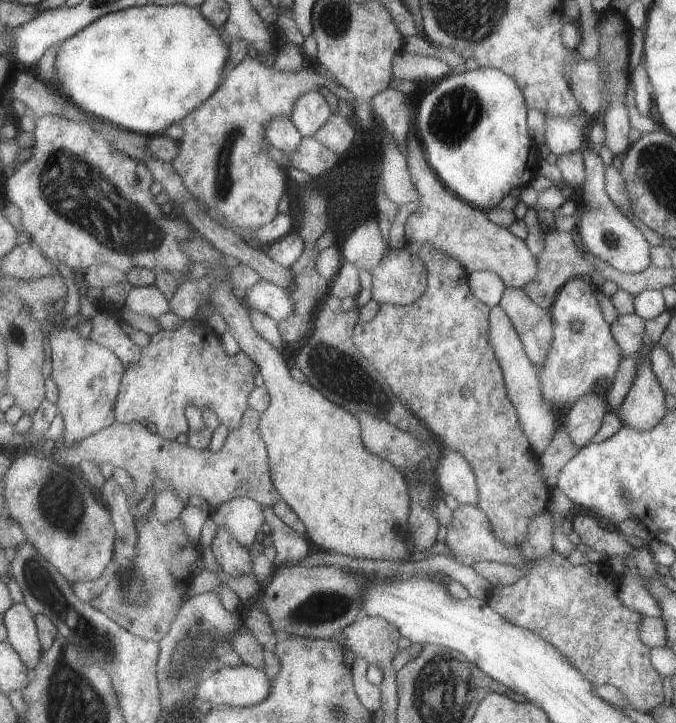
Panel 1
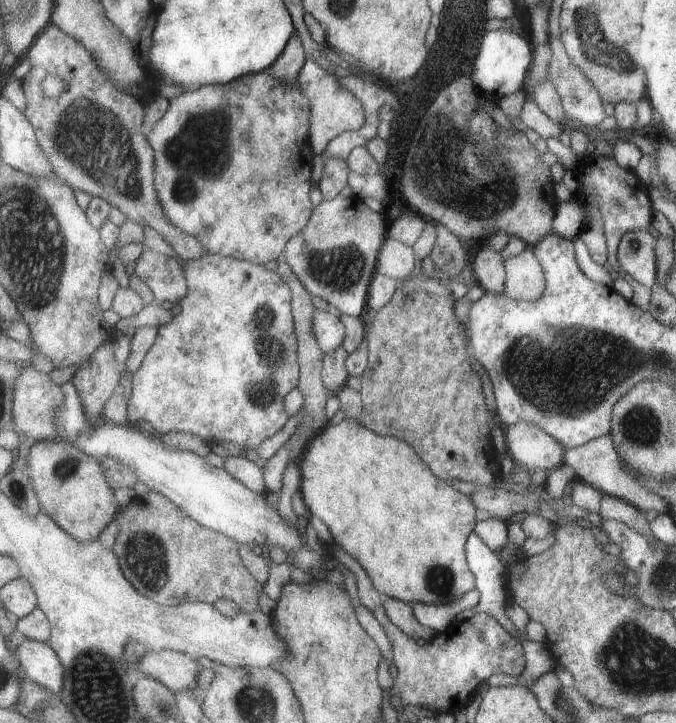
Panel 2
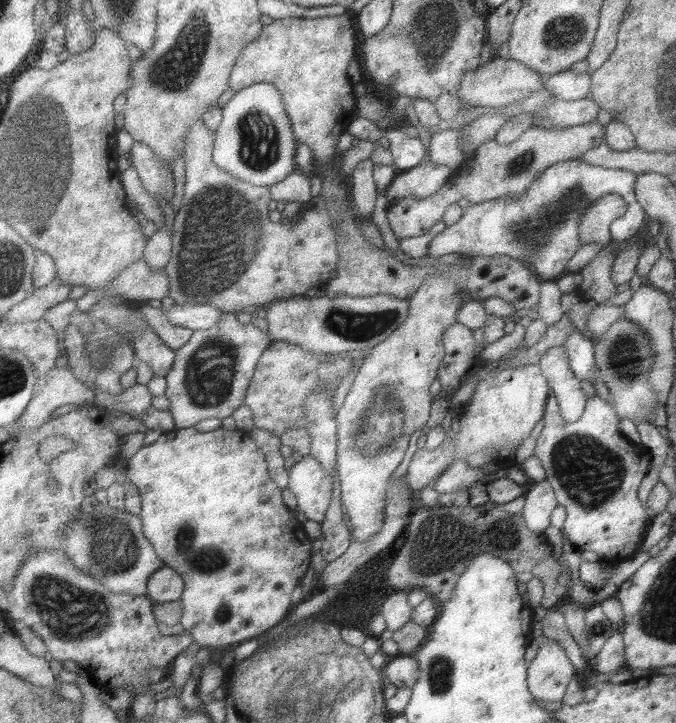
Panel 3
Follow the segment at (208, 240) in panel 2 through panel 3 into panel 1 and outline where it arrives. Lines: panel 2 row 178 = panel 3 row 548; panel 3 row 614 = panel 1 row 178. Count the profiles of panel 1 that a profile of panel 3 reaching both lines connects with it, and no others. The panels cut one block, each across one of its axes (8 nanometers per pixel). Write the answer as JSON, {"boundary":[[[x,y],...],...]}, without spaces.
{"boundary":[[[249,52],[245,60],[227,74],[213,98],[181,122],[187,136],[181,140],[181,154],[173,162],[177,172],[183,176],[195,200],[201,200],[209,210],[217,210],[227,218],[225,226],[241,236],[245,230],[253,232],[249,244],[255,248],[263,248],[257,230],[279,216],[279,202],[289,194],[287,170],[267,154],[271,146],[267,140],[267,124],[273,118],[293,118],[297,100],[323,84],[331,84],[331,80],[319,72],[279,72],[275,64],[267,68],[261,56]]]}

